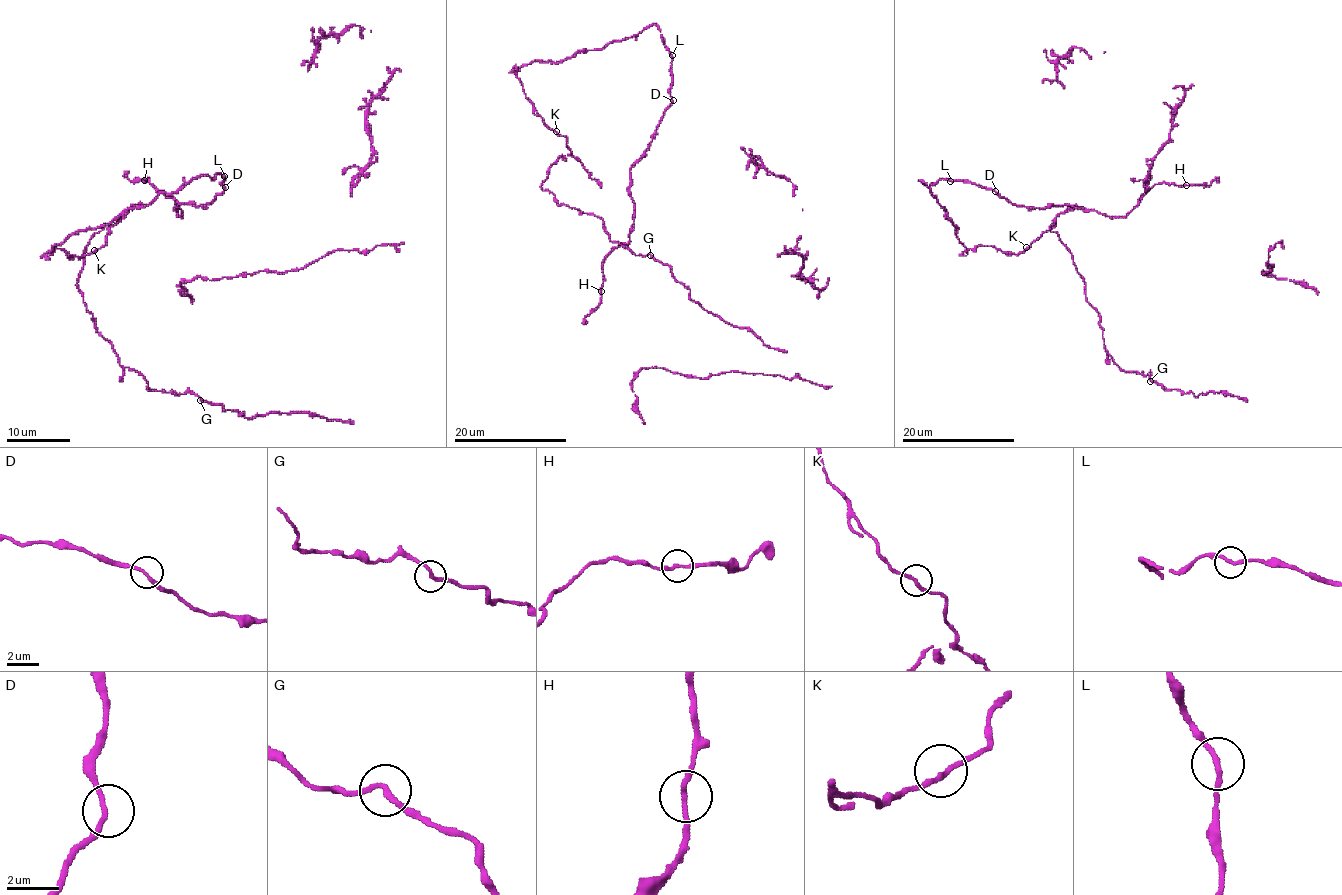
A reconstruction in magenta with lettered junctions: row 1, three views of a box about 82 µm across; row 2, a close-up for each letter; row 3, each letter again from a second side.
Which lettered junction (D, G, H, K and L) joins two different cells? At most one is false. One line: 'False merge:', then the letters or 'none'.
False merge: none

